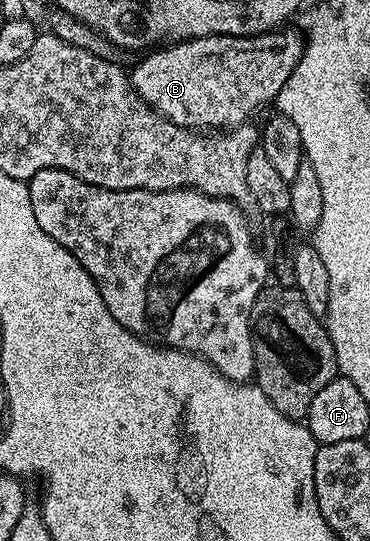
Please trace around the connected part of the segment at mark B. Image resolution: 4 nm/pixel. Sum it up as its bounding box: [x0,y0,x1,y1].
[131,29,305,133]

